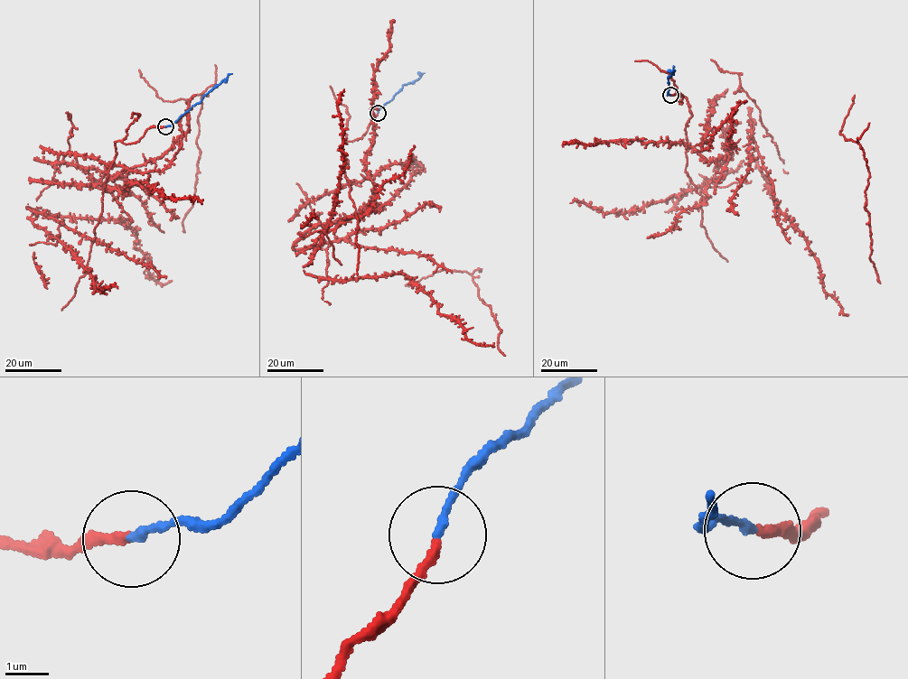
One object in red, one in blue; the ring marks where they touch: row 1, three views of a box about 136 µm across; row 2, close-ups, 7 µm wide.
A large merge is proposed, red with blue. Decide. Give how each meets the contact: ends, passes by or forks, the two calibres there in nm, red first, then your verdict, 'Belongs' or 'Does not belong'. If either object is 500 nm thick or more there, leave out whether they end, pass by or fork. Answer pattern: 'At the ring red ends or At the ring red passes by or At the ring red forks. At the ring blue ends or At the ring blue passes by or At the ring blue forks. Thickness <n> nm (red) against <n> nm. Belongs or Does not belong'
At the ring red ends. At the ring blue ends. Thickness 220 nm (red) against 190 nm. Belongs

